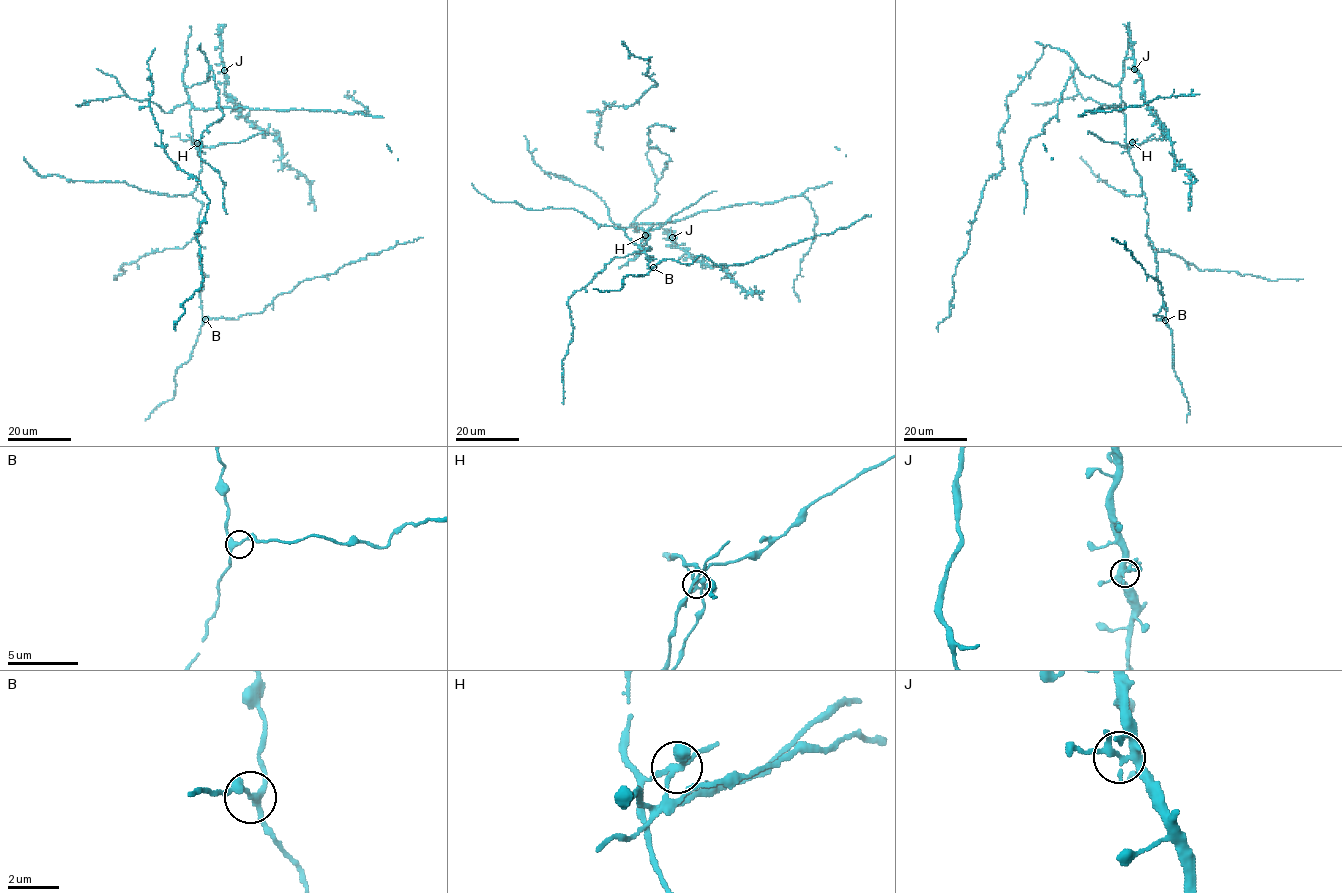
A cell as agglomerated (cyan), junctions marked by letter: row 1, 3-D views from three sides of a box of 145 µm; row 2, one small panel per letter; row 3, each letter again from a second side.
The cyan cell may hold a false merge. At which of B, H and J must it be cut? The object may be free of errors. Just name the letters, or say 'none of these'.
H

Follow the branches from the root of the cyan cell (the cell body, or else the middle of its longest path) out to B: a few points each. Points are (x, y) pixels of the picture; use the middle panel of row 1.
B: (641, 228), (650, 237), (640, 247), (650, 248), (644, 253), (653, 267)

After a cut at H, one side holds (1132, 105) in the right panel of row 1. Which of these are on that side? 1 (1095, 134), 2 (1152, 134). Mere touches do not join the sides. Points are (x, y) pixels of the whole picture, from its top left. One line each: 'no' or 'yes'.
1: no
2: no

